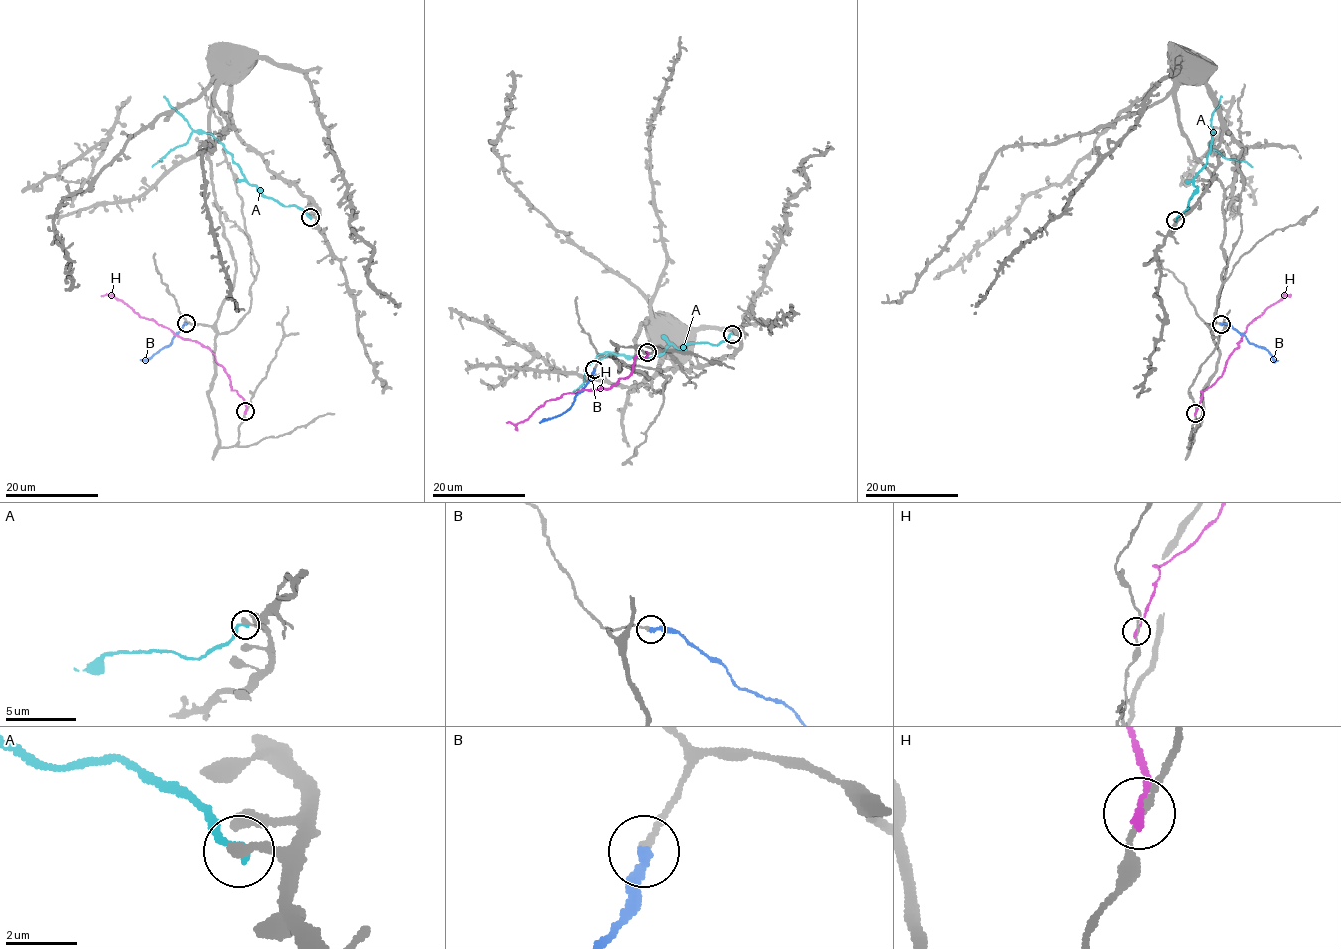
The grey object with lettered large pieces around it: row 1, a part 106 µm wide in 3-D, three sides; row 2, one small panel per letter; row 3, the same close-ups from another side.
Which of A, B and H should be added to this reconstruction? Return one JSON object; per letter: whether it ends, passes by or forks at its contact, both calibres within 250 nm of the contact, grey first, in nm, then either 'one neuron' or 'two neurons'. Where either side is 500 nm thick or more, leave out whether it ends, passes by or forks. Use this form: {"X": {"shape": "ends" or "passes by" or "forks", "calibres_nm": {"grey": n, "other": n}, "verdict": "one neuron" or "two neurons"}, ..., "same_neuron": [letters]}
{"A": {"shape": "ends", "calibres_nm": {"grey": 320, "other": 240}, "verdict": "two neurons"}, "B": {"shape": "ends", "calibres_nm": {"grey": 180, "other": 320}, "verdict": "one neuron"}, "H": {"shape": "ends", "calibres_nm": {"grey": 140, "other": 200}, "verdict": "two neurons"}, "same_neuron": ["B"]}

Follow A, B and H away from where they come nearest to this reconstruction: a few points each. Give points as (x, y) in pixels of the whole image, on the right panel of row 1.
A: (1176, 220), (1189, 207), (1212, 131), (1212, 148), (1252, 167)
B: (1221, 324), (1229, 324), (1251, 343), (1263, 347), (1278, 360)
H: (1195, 413), (1202, 392), (1222, 375), (1227, 357), (1241, 340), (1247, 326), (1284, 296)

